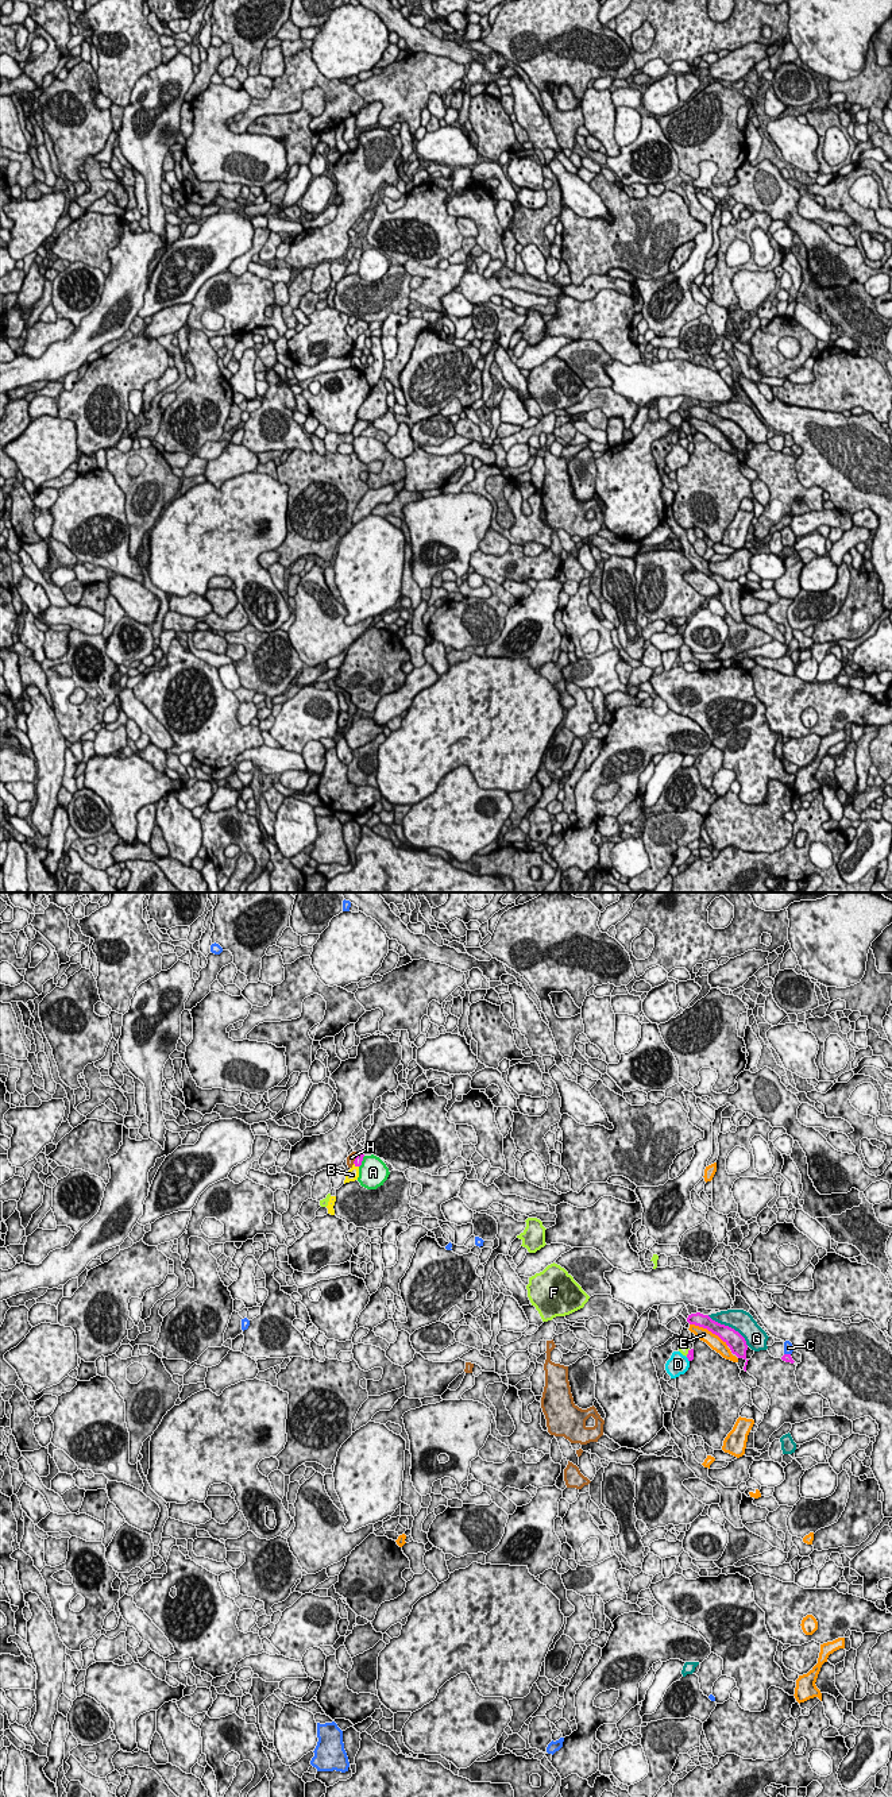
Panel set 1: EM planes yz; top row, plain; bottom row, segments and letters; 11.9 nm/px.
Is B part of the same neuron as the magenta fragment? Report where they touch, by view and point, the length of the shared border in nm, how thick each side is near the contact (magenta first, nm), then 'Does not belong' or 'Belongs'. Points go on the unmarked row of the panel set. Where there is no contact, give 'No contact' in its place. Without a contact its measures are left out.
Touches magenta at yz (356, 258). Shared border 80 nm. Thickness 100 nm (magenta) against 140 nm. Belongs

